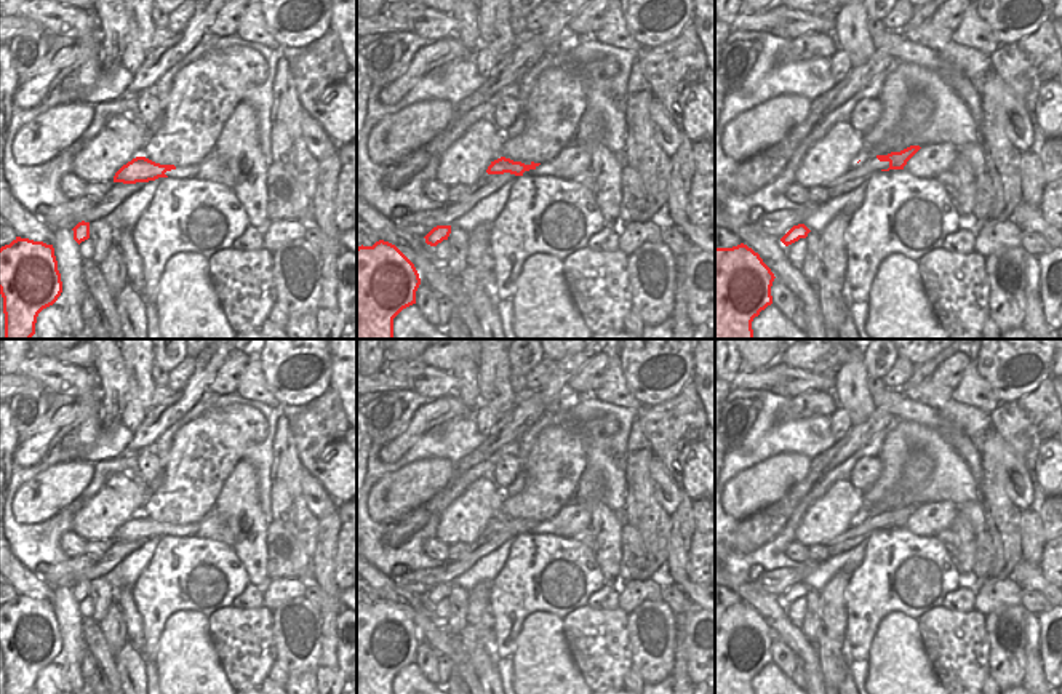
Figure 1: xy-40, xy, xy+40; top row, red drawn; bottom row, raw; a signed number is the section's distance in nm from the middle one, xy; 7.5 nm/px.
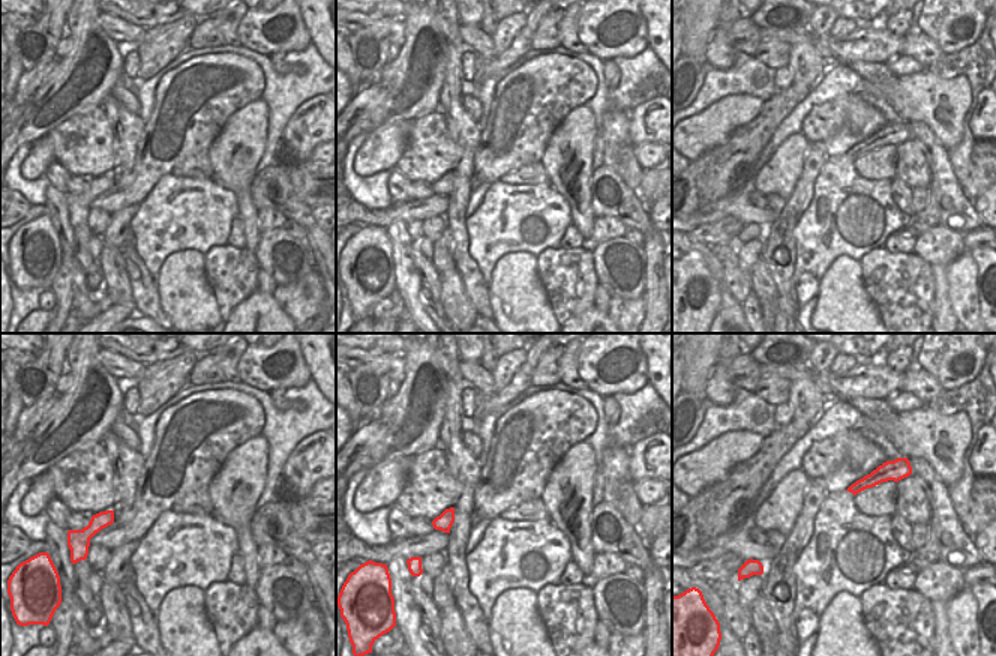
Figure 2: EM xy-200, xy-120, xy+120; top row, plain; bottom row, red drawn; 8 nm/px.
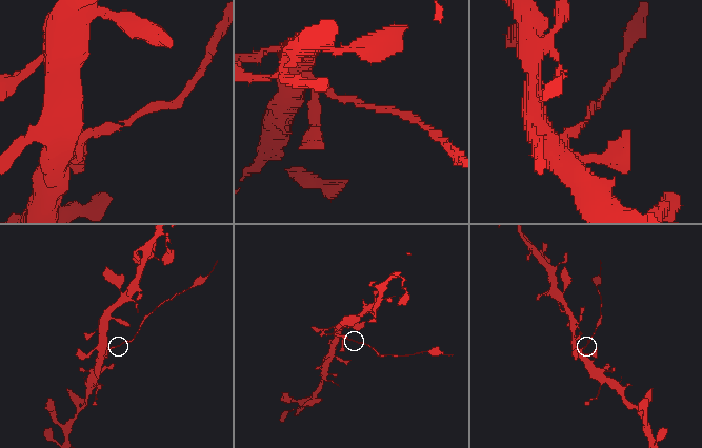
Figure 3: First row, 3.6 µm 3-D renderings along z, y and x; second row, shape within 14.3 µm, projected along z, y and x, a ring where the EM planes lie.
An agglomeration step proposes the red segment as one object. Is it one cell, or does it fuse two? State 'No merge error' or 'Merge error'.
Merge error

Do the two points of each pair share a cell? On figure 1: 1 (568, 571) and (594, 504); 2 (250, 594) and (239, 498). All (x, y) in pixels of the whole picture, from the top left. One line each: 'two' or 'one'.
1: two
2: two

